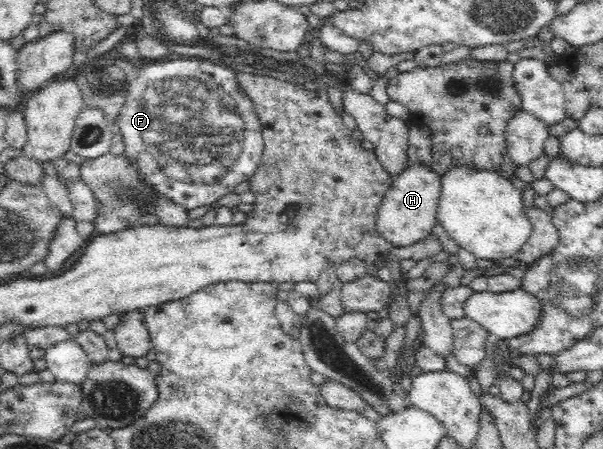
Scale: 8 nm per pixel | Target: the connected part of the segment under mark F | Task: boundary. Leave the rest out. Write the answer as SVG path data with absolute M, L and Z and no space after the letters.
M175 59L166 62L147 63L145 67L141 67L140 62L136 62L137 75L135 79L128 84L128 91L125 103L117 116L114 127L118 128L122 134L124 143L124 156L134 163L135 169L138 171L140 179L147 185L154 187L157 193L163 198L170 199L175 205L179 205L187 212L198 207L209 207L210 204L217 202L227 193L233 193L235 186L241 181L245 181L255 173L257 165L263 155L263 134L261 134L261 126L257 120L257 114L253 110L253 102L247 97L243 88L237 83L235 70L223 64L216 64L209 59Z

